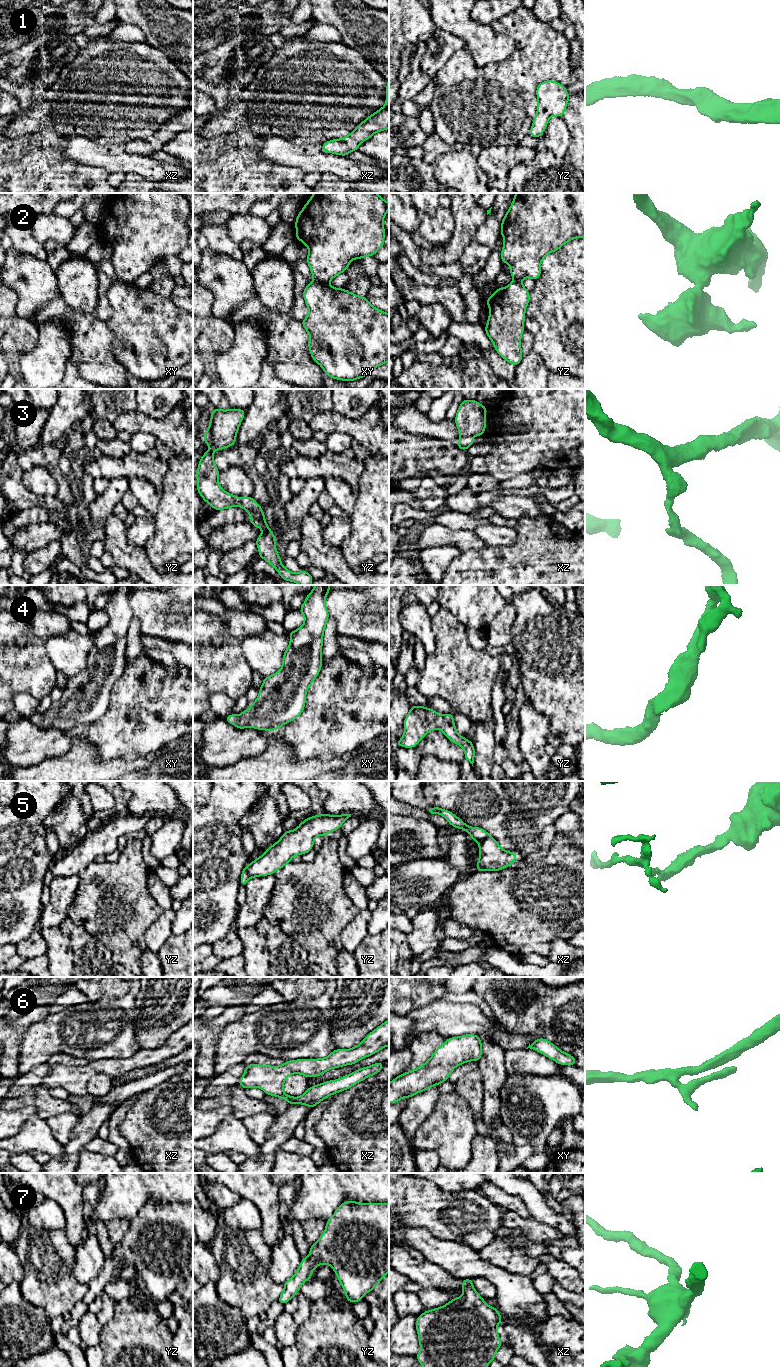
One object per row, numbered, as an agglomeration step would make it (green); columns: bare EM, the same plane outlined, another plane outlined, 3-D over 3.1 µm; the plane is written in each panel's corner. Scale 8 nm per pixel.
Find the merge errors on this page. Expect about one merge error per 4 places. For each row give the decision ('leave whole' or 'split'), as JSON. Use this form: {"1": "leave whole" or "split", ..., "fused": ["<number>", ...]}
{"1": "leave whole", "2": "split", "3": "leave whole", "4": "leave whole", "5": "split", "6": "leave whole", "7": "leave whole", "fused": ["2", "5"]}

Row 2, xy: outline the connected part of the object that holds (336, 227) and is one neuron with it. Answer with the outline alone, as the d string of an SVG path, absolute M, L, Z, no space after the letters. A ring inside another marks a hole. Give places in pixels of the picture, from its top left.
M314 193L299 212L295 227L295 238L308 247L308 262L315 281L328 284L335 276L343 273L353 259L374 256L384 246L385 229L383 220L389 203L377 193Z

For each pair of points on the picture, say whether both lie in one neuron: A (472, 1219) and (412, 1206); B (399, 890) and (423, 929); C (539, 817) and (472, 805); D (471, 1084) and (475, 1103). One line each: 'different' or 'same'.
A: same
B: different
C: same
D: same

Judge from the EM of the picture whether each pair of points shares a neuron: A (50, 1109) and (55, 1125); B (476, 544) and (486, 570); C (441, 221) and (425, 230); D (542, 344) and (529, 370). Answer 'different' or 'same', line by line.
A: different
B: different
C: same
D: different

